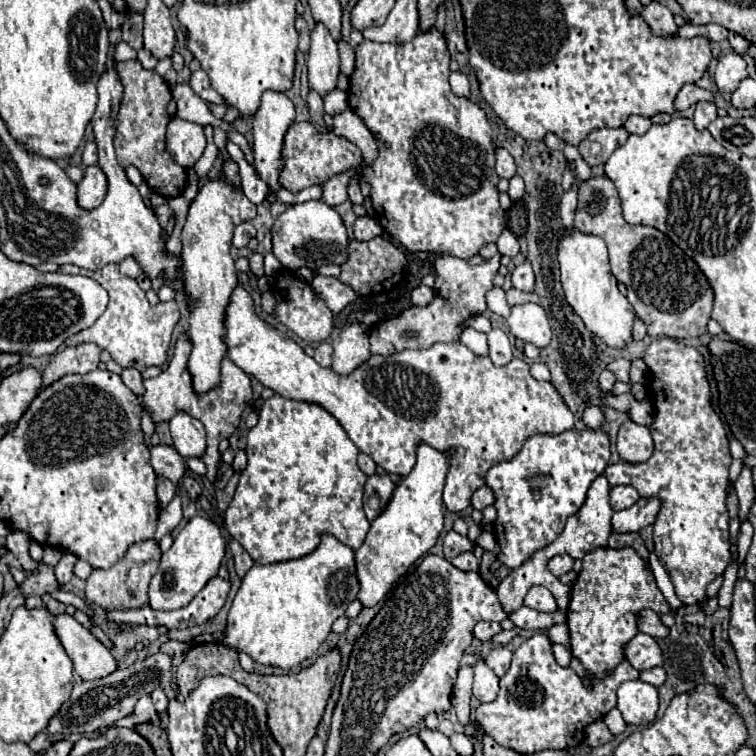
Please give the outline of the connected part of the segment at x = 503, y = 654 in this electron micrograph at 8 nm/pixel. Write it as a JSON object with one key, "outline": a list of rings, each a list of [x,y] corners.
{"outline":[[[495,646],[495,648],[485,656],[485,664],[501,678],[501,676],[505,676],[505,672],[509,670],[511,658],[513,658],[513,652],[511,652],[507,646]]]}

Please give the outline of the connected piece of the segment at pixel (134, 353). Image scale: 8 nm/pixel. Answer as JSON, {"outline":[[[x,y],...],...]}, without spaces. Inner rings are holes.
{"outline":[[[65,264],[65,266],[59,268],[59,272],[89,276],[89,278],[97,280],[109,292],[109,306],[101,314],[101,318],[91,328],[69,336],[65,340],[67,346],[93,342],[99,348],[107,350],[111,354],[111,358],[121,368],[137,368],[139,372],[143,372],[143,368],[163,366],[167,362],[167,350],[169,350],[169,344],[171,344],[171,334],[173,334],[173,328],[177,326],[179,316],[181,316],[175,300],[161,302],[157,306],[149,304],[149,300],[145,298],[145,292],[137,284],[137,280],[127,278],[119,272],[119,264],[107,264],[105,268],[95,270],[95,272]]]}

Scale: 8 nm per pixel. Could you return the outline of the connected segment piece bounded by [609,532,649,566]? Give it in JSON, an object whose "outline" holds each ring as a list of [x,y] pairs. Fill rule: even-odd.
{"outline":[[[629,532],[629,534],[611,534],[609,536],[609,548],[635,548],[635,552],[645,560],[645,564],[649,566],[649,552],[641,540],[639,534]]]}

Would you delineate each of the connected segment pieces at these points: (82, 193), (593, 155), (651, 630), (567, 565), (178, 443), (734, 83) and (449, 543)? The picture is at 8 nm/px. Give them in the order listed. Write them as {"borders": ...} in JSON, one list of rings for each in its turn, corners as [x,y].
{"borders":[[[[99,166],[85,168],[83,180],[77,184],[77,204],[83,210],[95,210],[107,194],[107,178]]],[[[599,128],[599,130],[593,130],[579,144],[579,152],[591,166],[597,166],[597,164],[606,162],[607,158],[611,156],[611,152],[627,140],[627,136],[629,134],[623,128],[617,128],[617,130]]],[[[641,610],[637,614],[637,628],[649,636],[653,636],[655,640],[665,638],[669,634],[669,628],[665,628],[659,620],[659,616],[653,610]]],[[[563,554],[563,556],[555,556],[555,558],[549,560],[549,570],[559,578],[561,574],[573,570],[573,564],[575,564],[575,558]]],[[[175,414],[169,422],[173,444],[183,458],[201,458],[205,454],[205,428],[189,414]]],[[[731,52],[727,56],[723,56],[715,68],[715,84],[719,90],[725,92],[735,92],[739,82],[747,78],[747,68],[745,68],[745,60]]],[[[449,532],[443,540],[443,554],[447,560],[453,560],[455,556],[459,556],[461,552],[473,552],[475,550],[475,544],[465,538],[465,536],[459,536],[457,532]]]]}

